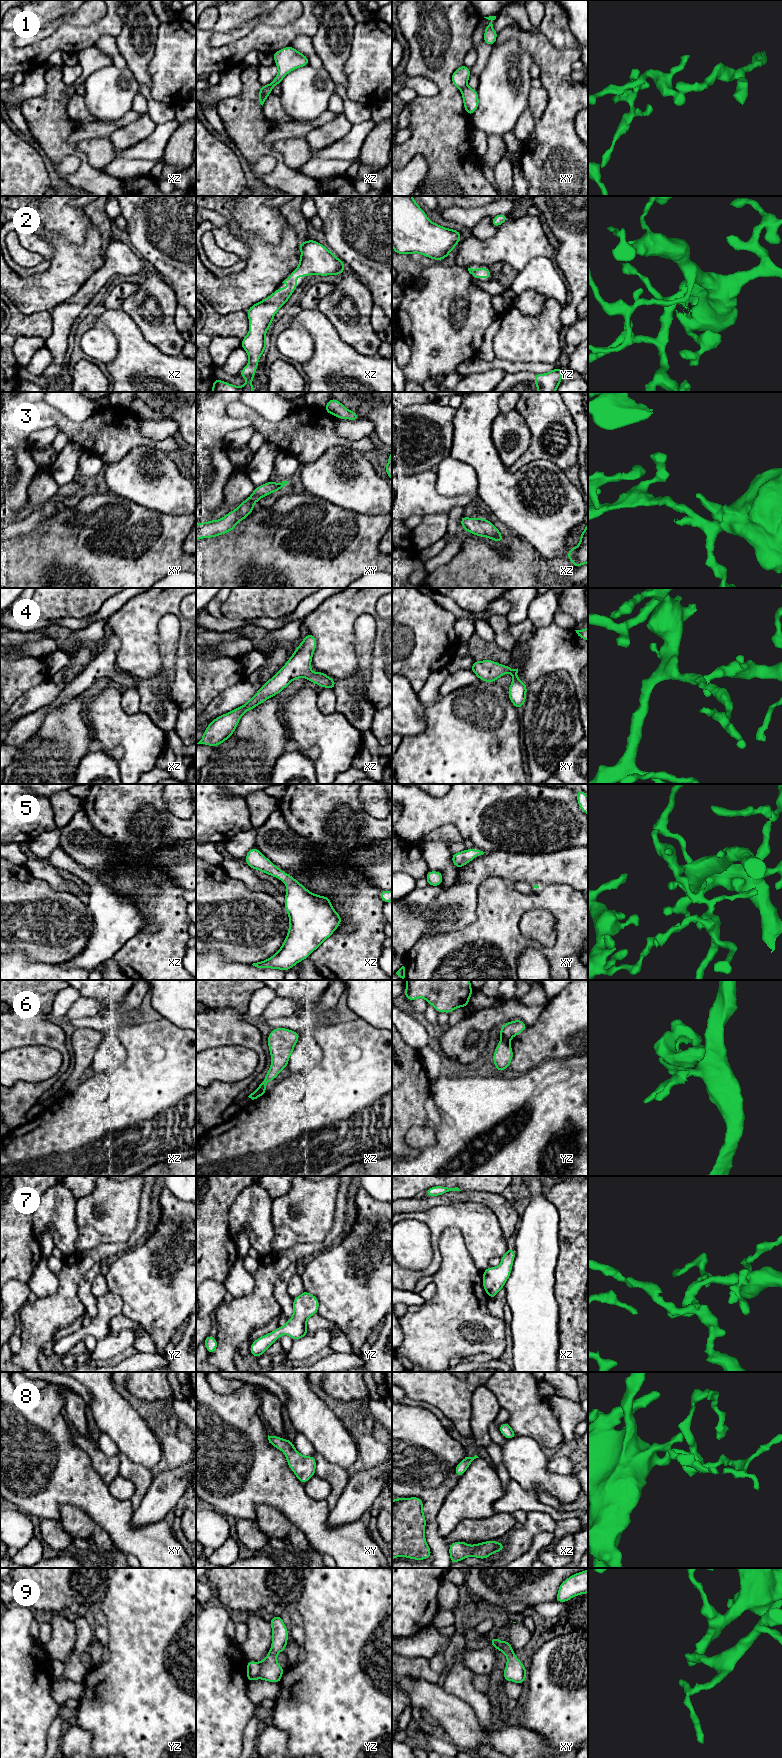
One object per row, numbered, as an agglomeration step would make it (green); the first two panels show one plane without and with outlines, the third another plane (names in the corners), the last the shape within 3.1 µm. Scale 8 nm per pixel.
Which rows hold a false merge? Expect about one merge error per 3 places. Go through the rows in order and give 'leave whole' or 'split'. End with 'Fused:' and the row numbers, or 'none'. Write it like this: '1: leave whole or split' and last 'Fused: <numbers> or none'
1: split
2: leave whole
3: leave whole
4: leave whole
5: leave whole
6: split
7: leave whole
8: leave whole
9: leave whole
Fused: 1, 6

